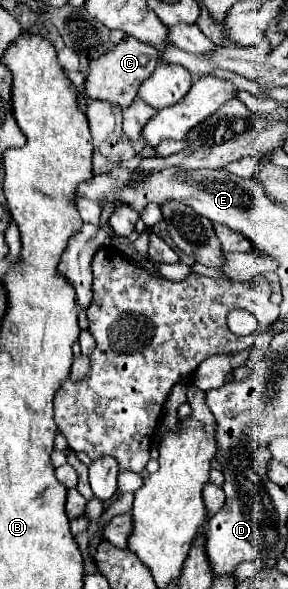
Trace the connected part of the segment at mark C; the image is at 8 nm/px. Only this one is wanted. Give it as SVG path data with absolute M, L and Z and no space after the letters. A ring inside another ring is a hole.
M125 36L113 50L109 50L107 54L99 56L89 64L91 70L87 76L85 96L127 108L135 100L141 82L147 80L157 66L159 66L159 52L151 44L143 44L133 36Z

